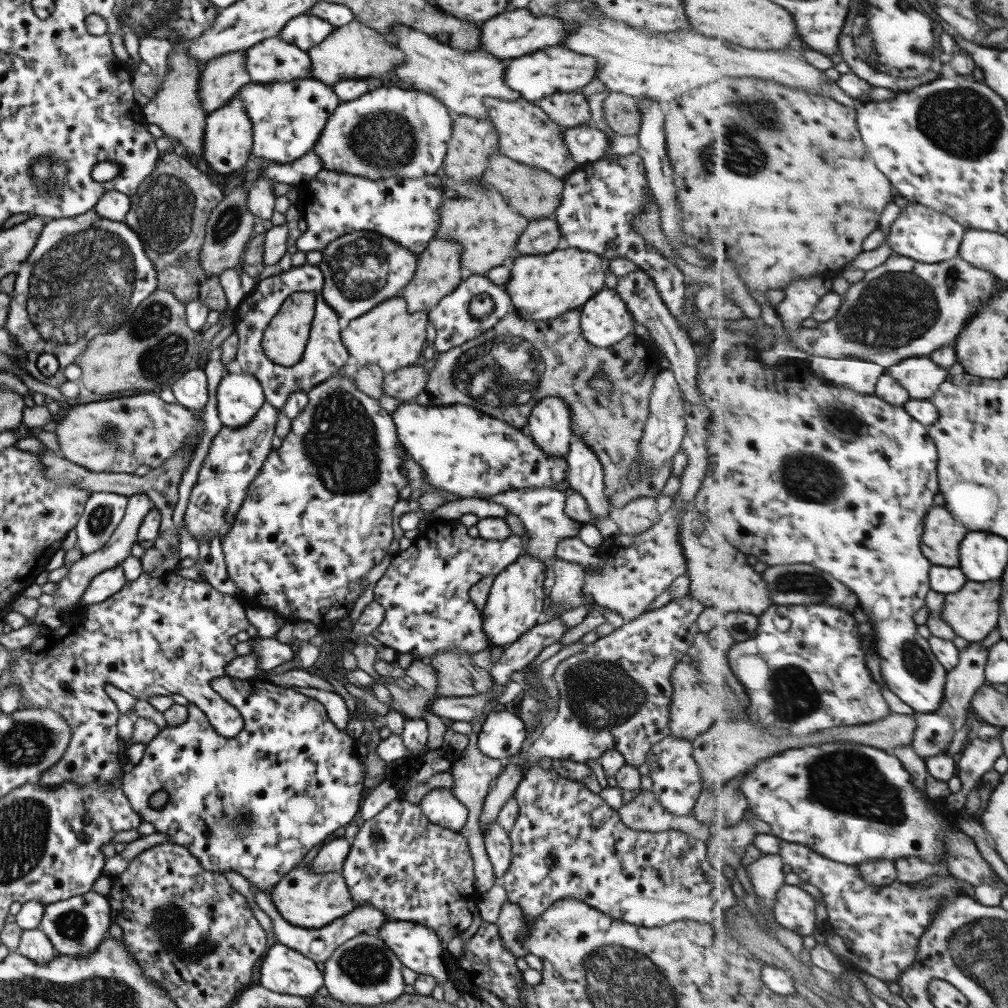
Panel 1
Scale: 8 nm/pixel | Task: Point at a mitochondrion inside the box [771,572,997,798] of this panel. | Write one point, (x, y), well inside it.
(916, 661)

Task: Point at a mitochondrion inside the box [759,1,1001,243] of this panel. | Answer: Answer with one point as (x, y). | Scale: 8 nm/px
(884, 43)

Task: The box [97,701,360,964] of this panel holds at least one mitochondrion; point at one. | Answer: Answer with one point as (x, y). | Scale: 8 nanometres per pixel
(244, 826)

